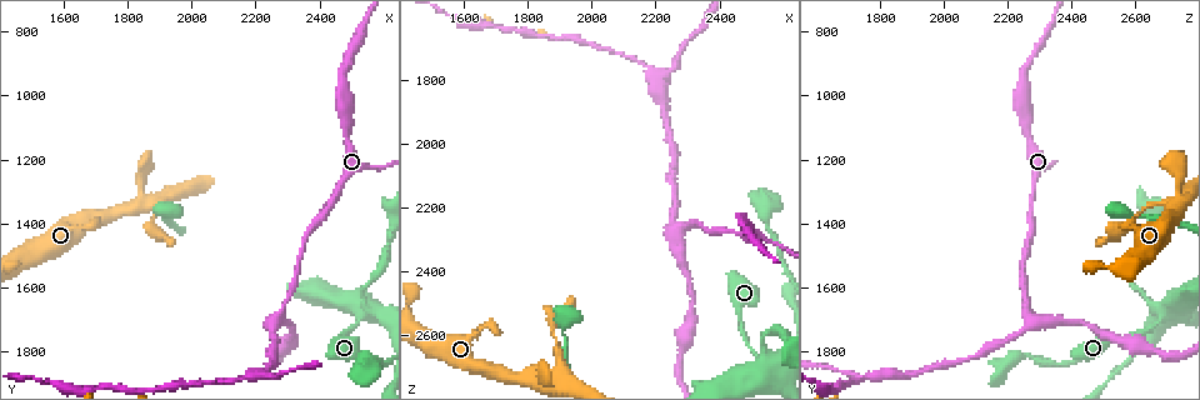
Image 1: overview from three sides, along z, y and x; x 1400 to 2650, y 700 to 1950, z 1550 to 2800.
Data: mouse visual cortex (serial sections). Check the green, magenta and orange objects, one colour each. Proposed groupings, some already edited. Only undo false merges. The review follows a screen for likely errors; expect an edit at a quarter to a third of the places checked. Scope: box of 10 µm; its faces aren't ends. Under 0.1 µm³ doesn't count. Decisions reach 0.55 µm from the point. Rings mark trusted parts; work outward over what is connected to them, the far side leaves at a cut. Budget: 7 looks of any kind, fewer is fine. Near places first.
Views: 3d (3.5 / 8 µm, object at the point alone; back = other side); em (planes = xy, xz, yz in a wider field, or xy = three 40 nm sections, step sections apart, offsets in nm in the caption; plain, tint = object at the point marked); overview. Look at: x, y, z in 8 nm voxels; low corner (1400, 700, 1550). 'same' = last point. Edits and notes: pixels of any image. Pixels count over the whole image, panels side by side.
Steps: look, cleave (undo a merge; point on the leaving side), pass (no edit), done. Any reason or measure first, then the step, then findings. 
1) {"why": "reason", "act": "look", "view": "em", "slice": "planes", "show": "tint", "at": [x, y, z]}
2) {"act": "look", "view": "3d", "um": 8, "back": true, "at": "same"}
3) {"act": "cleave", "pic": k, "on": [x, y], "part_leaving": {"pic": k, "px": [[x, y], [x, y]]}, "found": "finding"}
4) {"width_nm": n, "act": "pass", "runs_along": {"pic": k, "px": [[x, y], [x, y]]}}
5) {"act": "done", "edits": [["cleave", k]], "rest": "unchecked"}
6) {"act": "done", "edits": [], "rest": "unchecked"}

{"why": "three-way junction", "act": "look", "view": "3d", "um": 8, "at": [2260, 1710, 2270]}

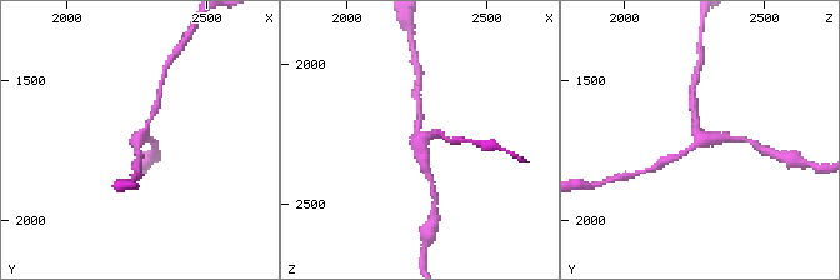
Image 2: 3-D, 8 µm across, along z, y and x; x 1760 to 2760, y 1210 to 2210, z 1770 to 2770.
{"why": "zoom in", "act": "look", "view": "3d", "um": 3.5, "at": "same"}

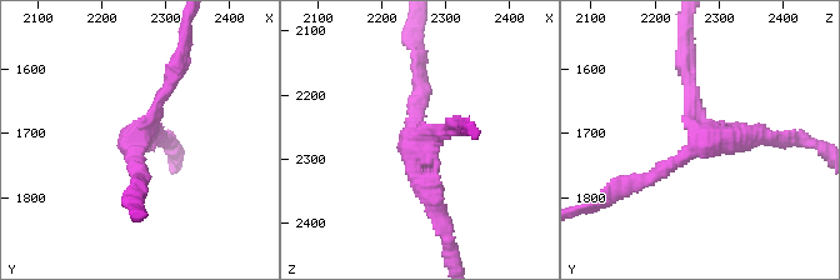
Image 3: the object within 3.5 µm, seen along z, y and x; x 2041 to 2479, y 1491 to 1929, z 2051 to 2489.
{"act": "look", "view": "em", "slice": "xy", "step": 1, "show": "tint", "at": [2255, 1710, 2270]}

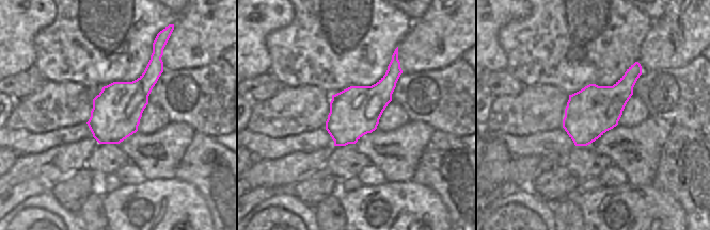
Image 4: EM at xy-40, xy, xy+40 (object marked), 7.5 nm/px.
{"arms": 3, "act": "pass", "runs_along": {"pic": 3, "px": [[689, 71], [701, 140], [640, 183]]}, "found": "all the same cell"}

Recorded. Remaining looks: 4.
{"why": "three arms meet", "act": "look", "view": "3d", "um": 3.5, "at": [1900, 1330, 2710]}

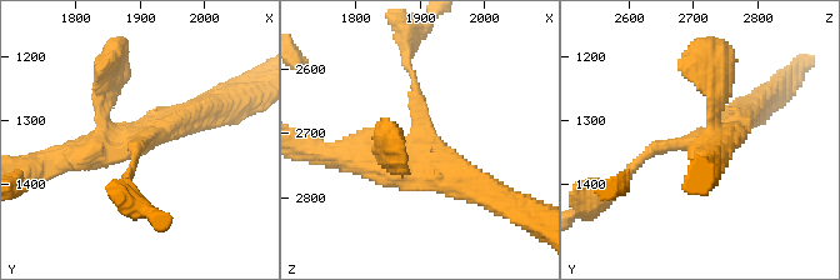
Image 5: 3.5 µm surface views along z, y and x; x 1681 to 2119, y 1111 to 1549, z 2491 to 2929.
{"act": "look", "view": "em", "slice": "xy", "step": 3, "show": "tint", "at": [1900, 1335, 2715]}

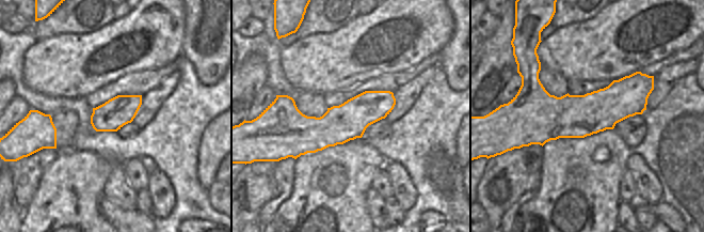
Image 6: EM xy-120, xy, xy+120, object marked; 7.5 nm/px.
{"act": "pass", "runs_along": {"pic": 5, "px": [[340, 154], [420, 141], [409, 68]]}, "found": "all the same cell"}

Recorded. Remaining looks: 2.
{"act": "done", "edits": [], "rest": "unchecked"}

